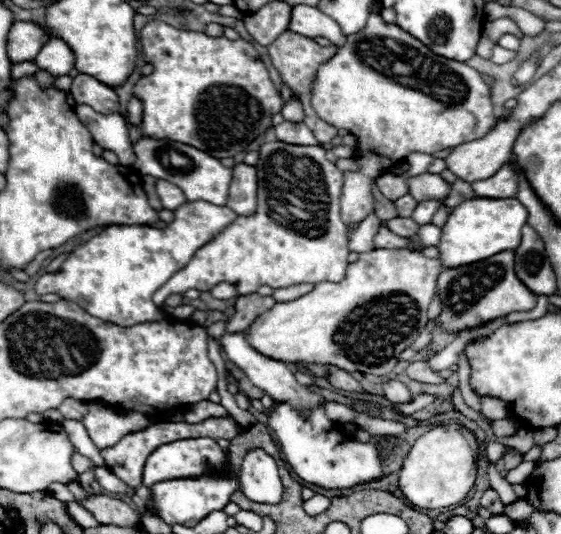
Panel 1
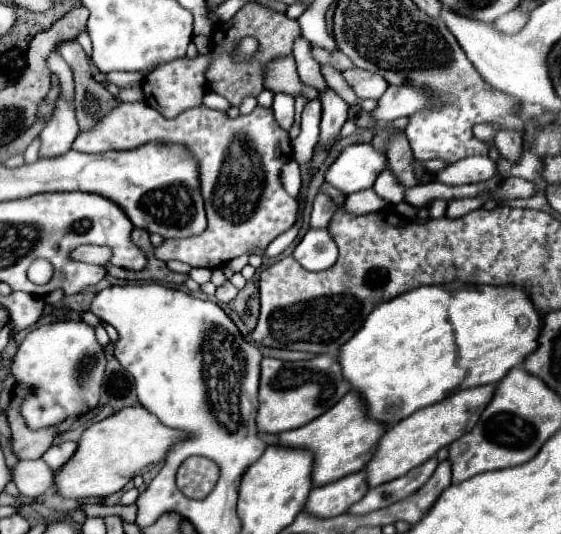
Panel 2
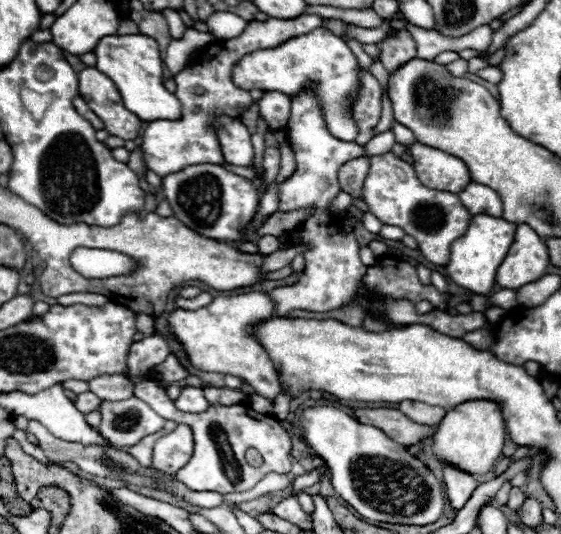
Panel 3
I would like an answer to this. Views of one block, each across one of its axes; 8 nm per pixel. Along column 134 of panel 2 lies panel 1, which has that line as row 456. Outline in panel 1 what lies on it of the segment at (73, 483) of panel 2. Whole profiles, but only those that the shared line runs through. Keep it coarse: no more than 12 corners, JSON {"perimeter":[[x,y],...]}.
{"perimeter":[[456,424],[420,436],[398,488],[430,510],[464,500],[478,442]]}

